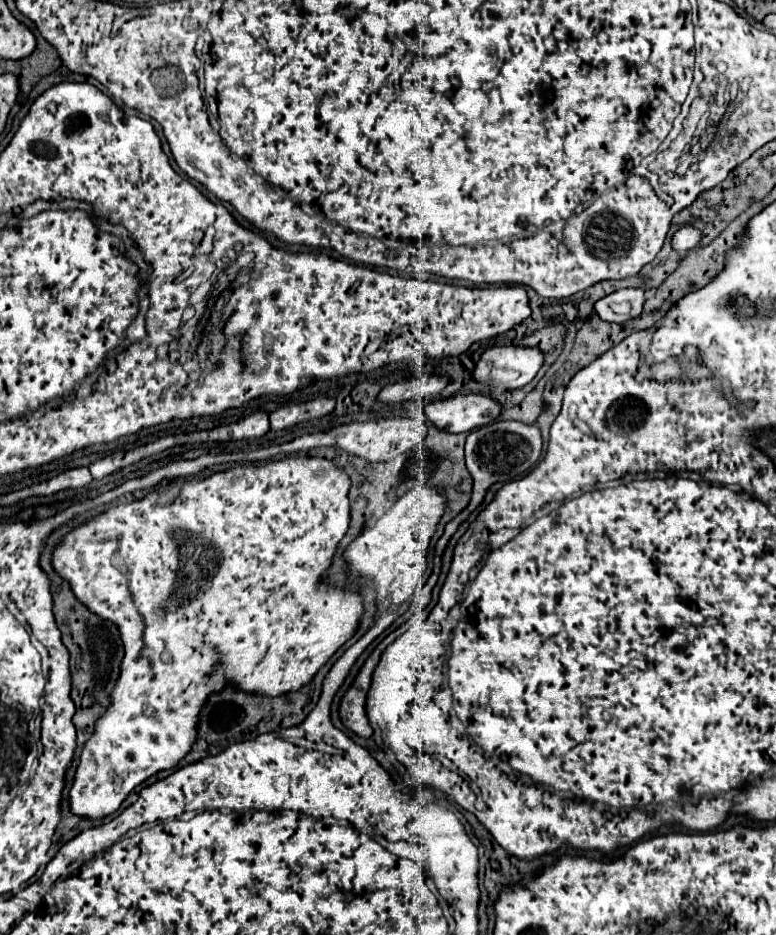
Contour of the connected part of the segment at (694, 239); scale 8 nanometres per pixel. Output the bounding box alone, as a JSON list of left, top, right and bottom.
[671,227,701,255]

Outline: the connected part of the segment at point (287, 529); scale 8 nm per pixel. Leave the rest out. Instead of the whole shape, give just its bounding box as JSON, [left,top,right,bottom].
[53,455,363,819]

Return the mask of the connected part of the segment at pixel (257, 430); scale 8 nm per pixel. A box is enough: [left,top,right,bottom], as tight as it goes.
[231,413,269,439]

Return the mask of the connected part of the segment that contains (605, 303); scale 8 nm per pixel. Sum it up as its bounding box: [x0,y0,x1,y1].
[595,289,643,323]

